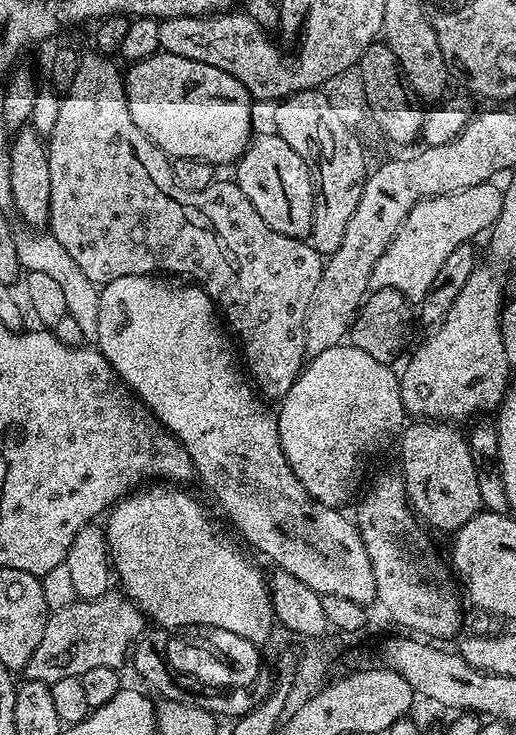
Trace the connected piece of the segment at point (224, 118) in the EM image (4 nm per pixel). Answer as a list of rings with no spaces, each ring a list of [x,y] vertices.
[[[163,50],[157,51],[154,56],[147,56],[145,60],[135,61],[129,68],[132,69],[124,76],[124,89],[130,106],[130,118],[134,118],[134,126],[138,126],[138,130],[142,130],[142,134],[146,134],[146,138],[157,144],[168,157],[201,160],[213,166],[232,166],[248,149],[248,142],[254,136],[254,101],[238,78],[226,74],[226,70],[218,70],[218,66],[206,66],[206,62],[194,62]]]

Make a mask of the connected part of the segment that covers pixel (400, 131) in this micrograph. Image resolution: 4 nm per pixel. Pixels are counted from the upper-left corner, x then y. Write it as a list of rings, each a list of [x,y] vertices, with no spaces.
[[[374,42],[360,56],[358,88],[360,92],[364,91],[364,100],[368,103],[368,112],[372,115],[373,122],[380,127],[381,134],[390,143],[412,144],[420,140],[420,127],[424,121],[425,109],[419,108],[420,104],[405,83],[399,62],[385,42]]]

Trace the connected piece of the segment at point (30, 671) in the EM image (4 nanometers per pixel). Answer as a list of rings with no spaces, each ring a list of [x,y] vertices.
[[[109,590],[96,600],[77,600],[66,610],[51,613],[46,622],[46,630],[42,630],[42,642],[38,642],[38,650],[30,654],[30,662],[22,670],[29,680],[41,680],[51,686],[62,678],[74,678],[86,674],[86,670],[94,670],[98,666],[110,666],[119,669],[120,663],[129,659],[132,645],[146,631],[146,617],[136,605],[118,590]]]

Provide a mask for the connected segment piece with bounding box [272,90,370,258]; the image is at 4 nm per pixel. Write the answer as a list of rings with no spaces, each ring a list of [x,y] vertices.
[[[309,90],[307,92],[294,92],[290,96],[284,97],[275,105],[276,113],[272,120],[274,131],[277,136],[287,142],[306,162],[306,166],[312,175],[312,184],[316,188],[314,194],[314,222],[312,223],[312,234],[310,243],[312,249],[319,252],[321,257],[327,258],[342,245],[345,237],[346,226],[349,225],[350,218],[354,215],[354,210],[358,207],[359,199],[362,197],[363,186],[370,173],[370,165],[364,161],[364,148],[360,145],[360,140],[348,129],[346,121],[340,117],[340,112],[335,103],[320,90]]]

